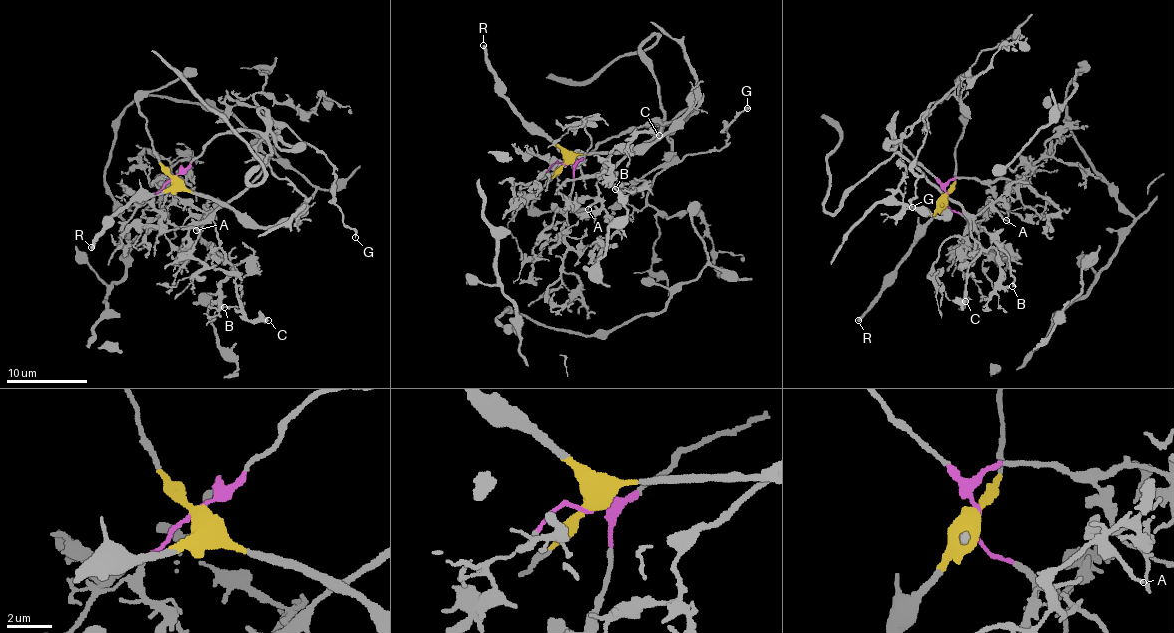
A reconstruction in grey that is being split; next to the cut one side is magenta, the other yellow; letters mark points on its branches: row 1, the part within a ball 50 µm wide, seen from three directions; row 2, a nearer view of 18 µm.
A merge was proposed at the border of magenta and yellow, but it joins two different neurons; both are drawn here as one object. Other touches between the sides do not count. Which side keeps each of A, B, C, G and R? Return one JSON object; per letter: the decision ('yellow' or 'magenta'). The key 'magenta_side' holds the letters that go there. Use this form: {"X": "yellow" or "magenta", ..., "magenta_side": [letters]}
{"A": "magenta", "B": "magenta", "C": "magenta", "G": "magenta", "R": "yellow", "magenta_side": ["A", "B", "C", "G"]}

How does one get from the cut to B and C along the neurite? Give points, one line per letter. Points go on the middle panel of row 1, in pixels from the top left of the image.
B: (564, 164), (546, 172), (558, 185), (610, 168), (628, 190), (638, 190), (615, 189)
C: (564, 164), (546, 172), (560, 186), (616, 172), (630, 158), (629, 139), (639, 132), (659, 136)

